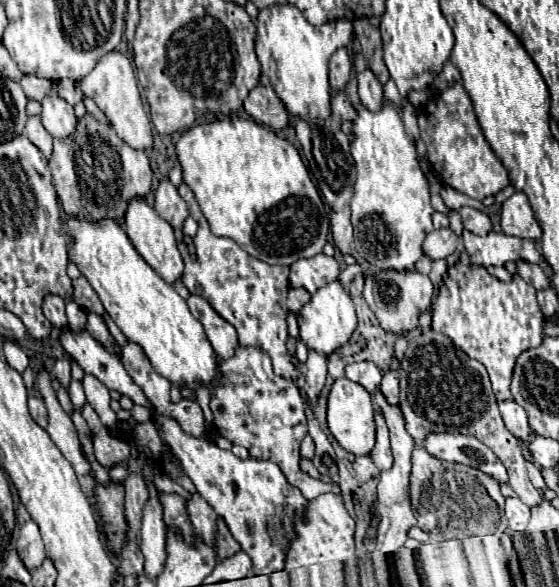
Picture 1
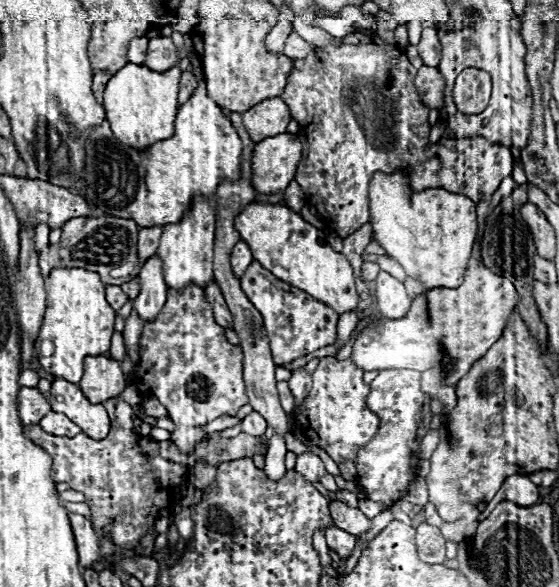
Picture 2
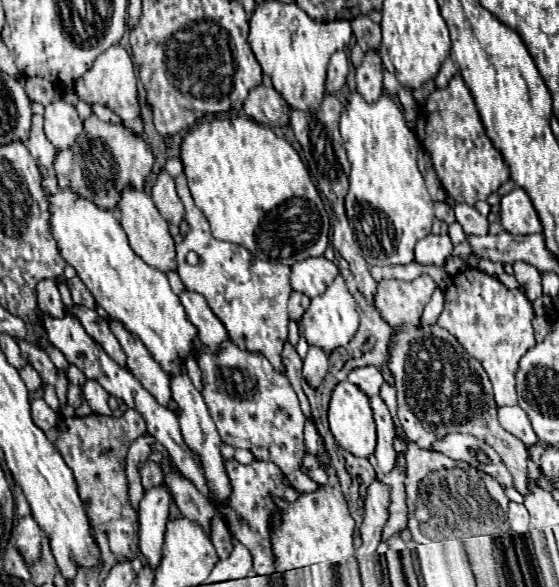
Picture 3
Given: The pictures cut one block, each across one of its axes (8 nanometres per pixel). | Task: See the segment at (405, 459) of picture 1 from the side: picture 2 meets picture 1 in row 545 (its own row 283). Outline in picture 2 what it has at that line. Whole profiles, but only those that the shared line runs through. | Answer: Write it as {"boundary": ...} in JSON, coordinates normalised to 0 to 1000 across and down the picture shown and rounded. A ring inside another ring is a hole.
{"boundary":[[[680,463],[673,474],[673,501],[683,542],[716,542],[737,518],[737,504],[730,504],[723,484],[691,463]]]}

